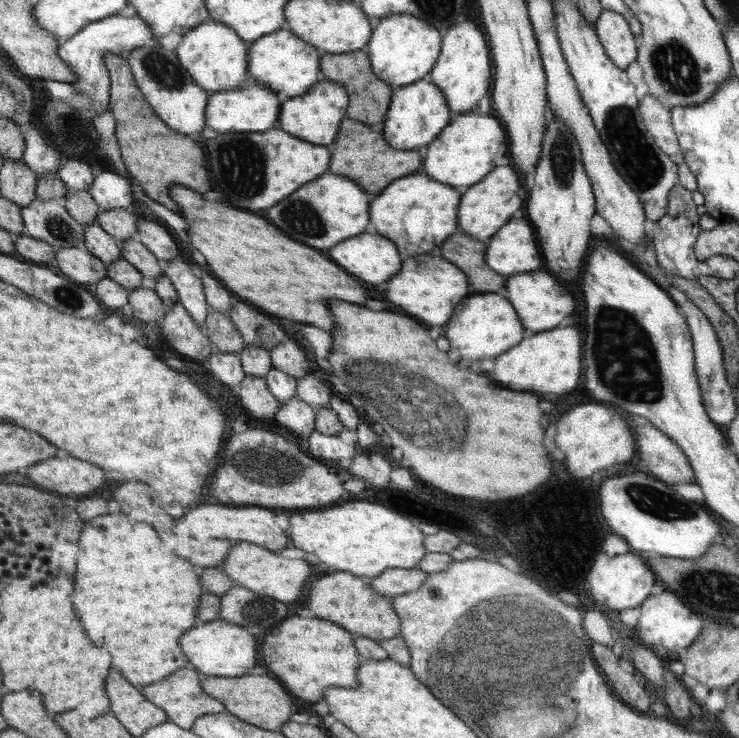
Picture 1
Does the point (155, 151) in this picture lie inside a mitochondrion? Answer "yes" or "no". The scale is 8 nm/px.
no

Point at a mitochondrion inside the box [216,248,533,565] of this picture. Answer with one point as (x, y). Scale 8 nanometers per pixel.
(383, 390)

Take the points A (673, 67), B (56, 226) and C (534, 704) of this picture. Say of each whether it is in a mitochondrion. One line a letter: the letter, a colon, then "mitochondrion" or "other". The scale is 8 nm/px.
A: mitochondrion
B: mitochondrion
C: mitochondrion

